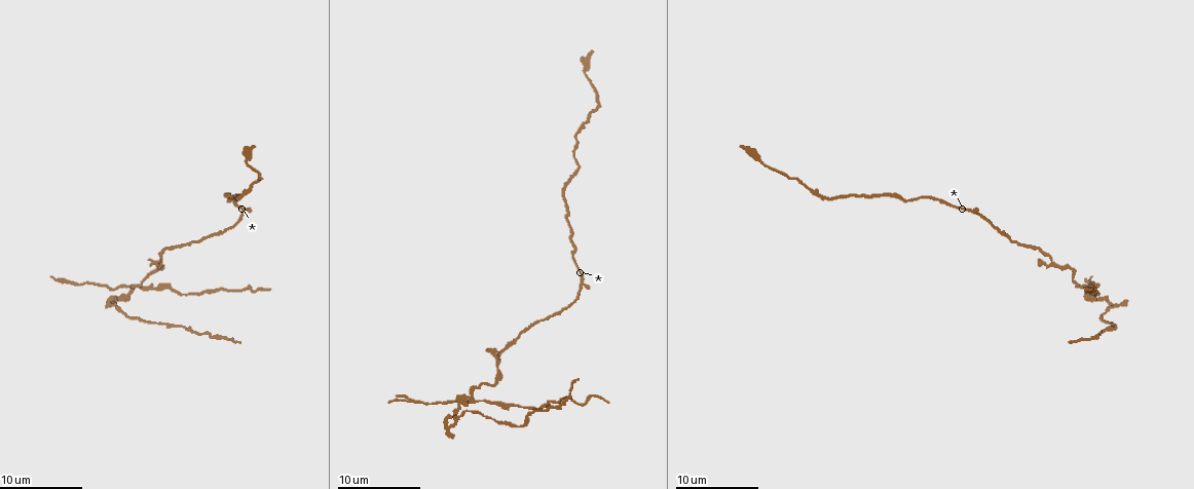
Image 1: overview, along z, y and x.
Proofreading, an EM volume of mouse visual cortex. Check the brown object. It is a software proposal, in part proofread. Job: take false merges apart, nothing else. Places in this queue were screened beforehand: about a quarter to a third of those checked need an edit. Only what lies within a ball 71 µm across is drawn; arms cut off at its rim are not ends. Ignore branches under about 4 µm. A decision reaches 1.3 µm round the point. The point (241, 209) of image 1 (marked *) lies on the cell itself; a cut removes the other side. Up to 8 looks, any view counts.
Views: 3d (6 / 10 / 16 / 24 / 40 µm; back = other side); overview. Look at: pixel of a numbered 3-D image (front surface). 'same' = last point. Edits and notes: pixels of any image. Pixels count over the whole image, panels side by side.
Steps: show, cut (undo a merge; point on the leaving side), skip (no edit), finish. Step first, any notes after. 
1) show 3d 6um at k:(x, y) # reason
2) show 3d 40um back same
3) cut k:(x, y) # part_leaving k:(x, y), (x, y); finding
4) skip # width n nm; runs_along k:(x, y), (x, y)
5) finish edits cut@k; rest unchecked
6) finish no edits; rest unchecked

show 3d 10um at 1:(522, 334) # thick turns thin

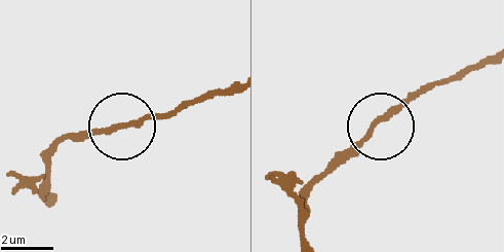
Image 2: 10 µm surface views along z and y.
skip # width 200 nm; runs_along 2:(233, 90), (160, 116), (64, 136); one cell here

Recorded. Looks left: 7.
show 3d 10um at 1:(445, 421) # three arms meet

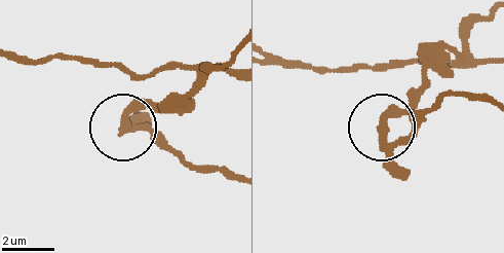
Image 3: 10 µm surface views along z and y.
show 3d 10um back at 3:(383, 126)

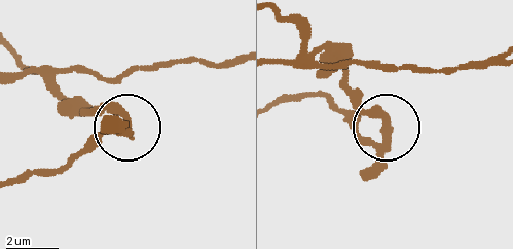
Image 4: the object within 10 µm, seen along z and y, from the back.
cut 4:(90, 145) # arms 3; two cells meet here

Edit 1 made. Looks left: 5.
show 3d 16um at 1:(471, 400) # four arms meet

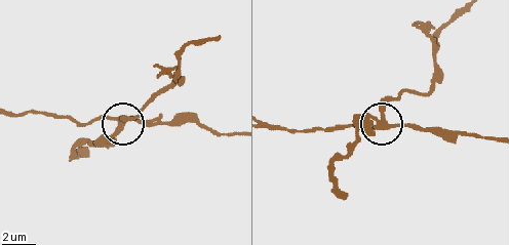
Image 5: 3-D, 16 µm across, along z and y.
cut 5:(100, 119) # part_leaving 5:(385, 126), (454, 130), (492, 138); a second cell is stuck on

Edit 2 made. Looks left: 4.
show 3d 16um at 1:(498, 368) # two arms in line, one across

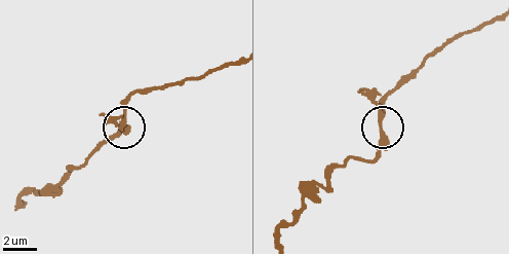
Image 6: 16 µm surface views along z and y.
skip # runs_along 6:(236, 62), (195, 78), (142, 89), (126, 103), (118, 135); continuous, no second cell

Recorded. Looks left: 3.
finish edits cut@4, cut@5; rest unchecked

